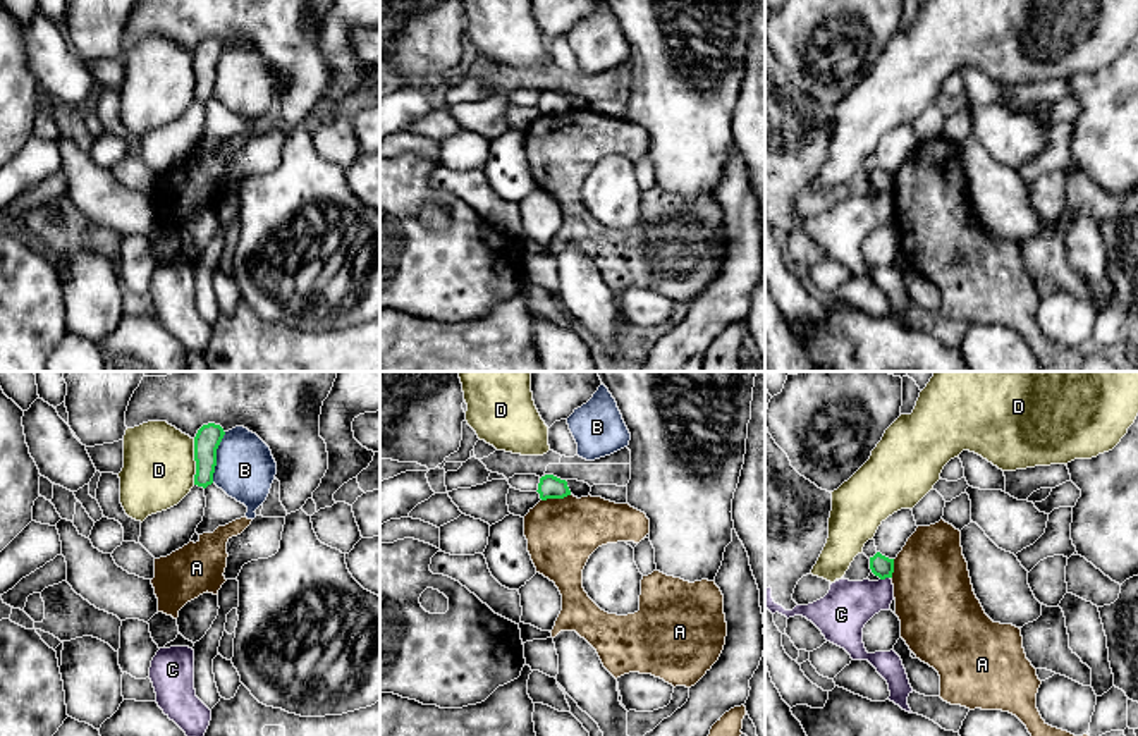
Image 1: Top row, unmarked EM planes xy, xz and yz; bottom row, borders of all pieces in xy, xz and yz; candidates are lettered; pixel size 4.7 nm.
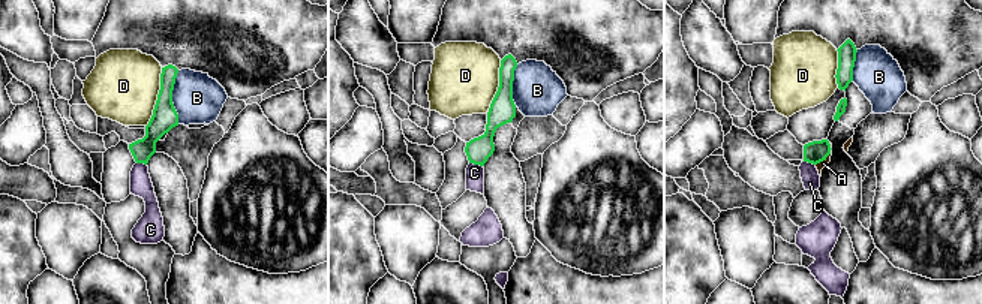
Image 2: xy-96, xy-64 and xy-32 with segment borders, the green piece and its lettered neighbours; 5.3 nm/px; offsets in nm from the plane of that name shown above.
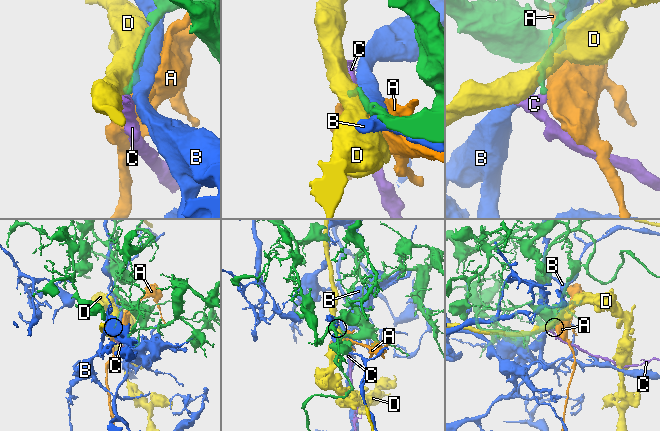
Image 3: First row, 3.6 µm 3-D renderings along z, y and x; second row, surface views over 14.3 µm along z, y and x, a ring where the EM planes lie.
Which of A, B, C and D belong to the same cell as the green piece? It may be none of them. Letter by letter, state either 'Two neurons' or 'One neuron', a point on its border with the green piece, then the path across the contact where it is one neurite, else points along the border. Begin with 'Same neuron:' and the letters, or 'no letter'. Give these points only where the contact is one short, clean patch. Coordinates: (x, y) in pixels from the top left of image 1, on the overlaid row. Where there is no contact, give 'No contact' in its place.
Same neuron: no letter
A: Two neurons. Touches green at xz (556, 497). Boundary: xz (571, 494), (542, 501)
B: Two neurons. Touches green at xy (215, 458)
C: Two neurons. Touches green at yz (884, 578). Boundary: yz (889, 576), (881, 580)
D: Two neurons. Touches green at xy (195, 460)

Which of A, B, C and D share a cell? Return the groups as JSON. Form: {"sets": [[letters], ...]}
{"sets": [["A"], ["B"], ["C"], ["D"]]}

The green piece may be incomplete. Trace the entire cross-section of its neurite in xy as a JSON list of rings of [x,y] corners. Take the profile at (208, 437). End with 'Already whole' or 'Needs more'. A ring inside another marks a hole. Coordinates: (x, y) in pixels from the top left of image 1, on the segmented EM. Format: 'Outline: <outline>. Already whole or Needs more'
Outline: [[[203,425],[194,437],[194,461],[196,475],[194,485],[206,488],[213,483],[213,473],[217,466],[217,449],[225,432],[220,425]]]. Already whole

